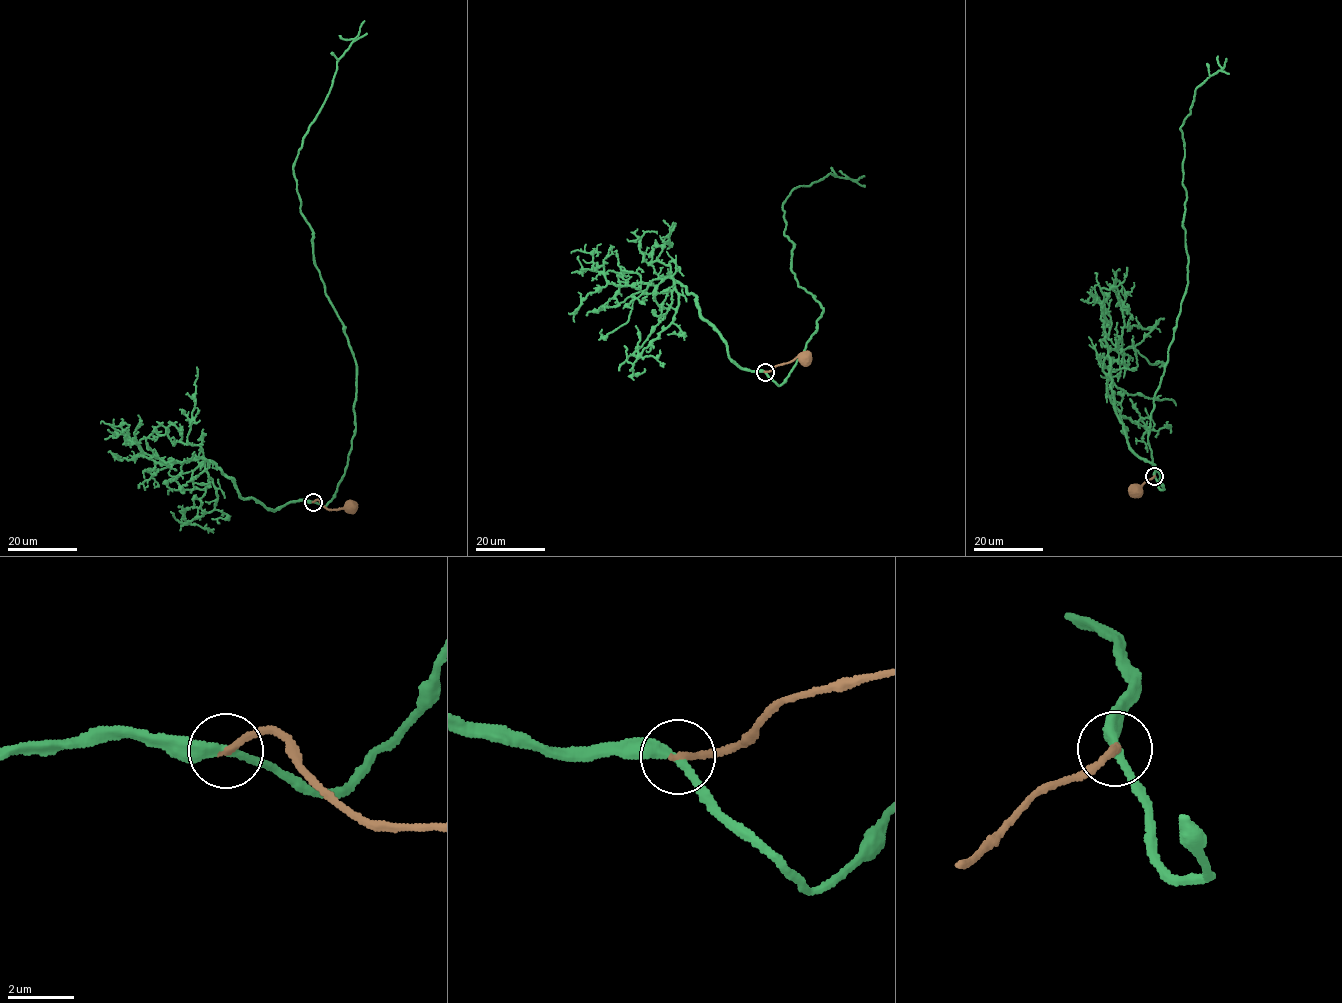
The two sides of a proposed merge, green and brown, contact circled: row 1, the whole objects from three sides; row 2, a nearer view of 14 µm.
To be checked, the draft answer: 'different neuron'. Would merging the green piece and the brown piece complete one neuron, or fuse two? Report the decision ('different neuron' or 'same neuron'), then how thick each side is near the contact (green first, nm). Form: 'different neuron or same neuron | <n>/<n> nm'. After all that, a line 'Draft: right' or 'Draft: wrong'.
same neuron | 280/200 nm
Draft: wrong

